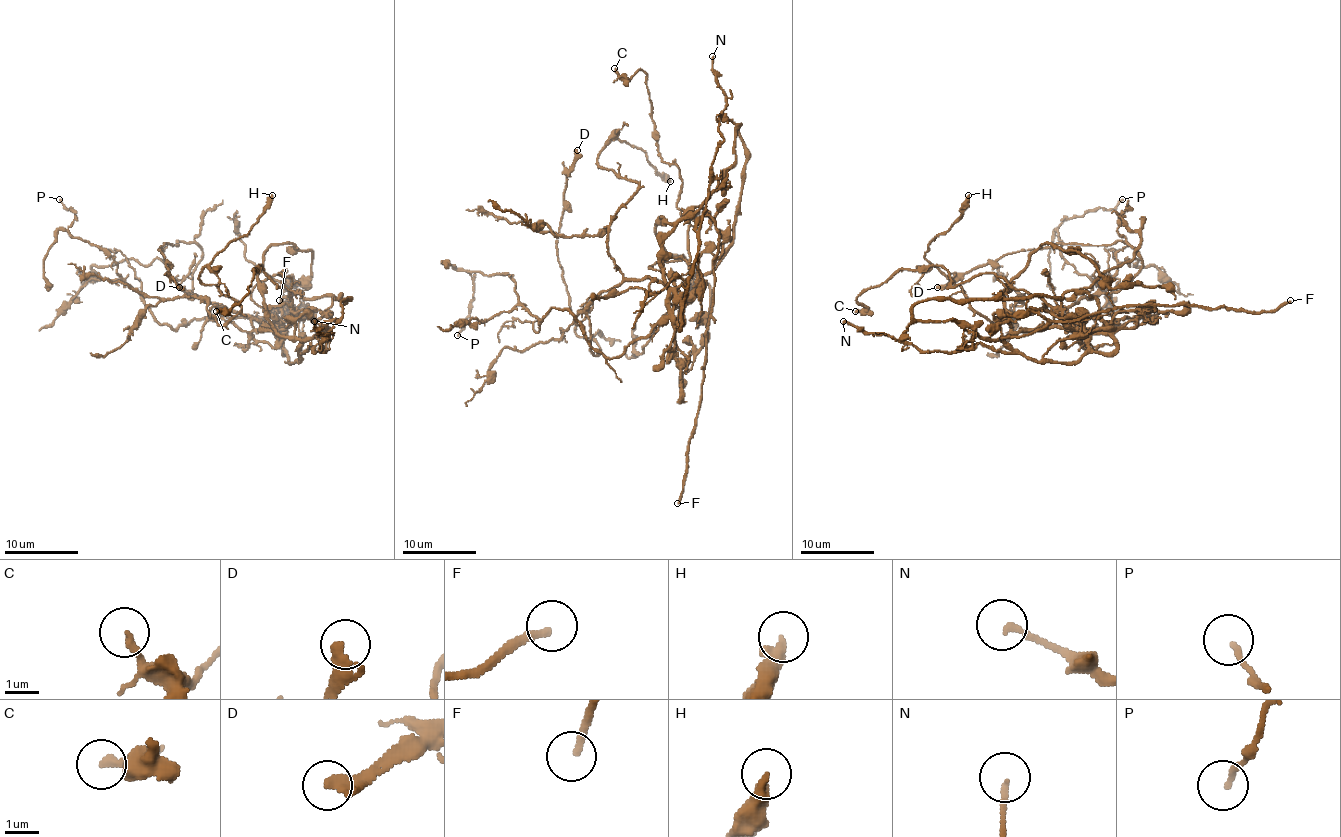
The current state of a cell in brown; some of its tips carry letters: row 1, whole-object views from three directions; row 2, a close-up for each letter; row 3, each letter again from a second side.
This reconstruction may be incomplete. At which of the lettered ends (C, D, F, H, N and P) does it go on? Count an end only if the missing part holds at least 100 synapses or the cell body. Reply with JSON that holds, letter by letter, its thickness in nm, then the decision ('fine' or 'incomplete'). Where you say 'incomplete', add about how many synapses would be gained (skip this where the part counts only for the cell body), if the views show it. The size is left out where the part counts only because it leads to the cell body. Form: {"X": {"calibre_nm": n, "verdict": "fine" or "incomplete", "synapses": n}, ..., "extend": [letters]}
{"C": {"calibre_nm": 200, "verdict": "fine"}, "D": {"calibre_nm": 320, "verdict": "fine"}, "F": {"calibre_nm": 240, "verdict": "incomplete"}, "H": {"calibre_nm": 360, "verdict": "fine"}, "N": {"calibre_nm": 170, "verdict": "fine"}, "P": {"calibre_nm": 170, "verdict": "fine"}, "extend": ["F"]}

